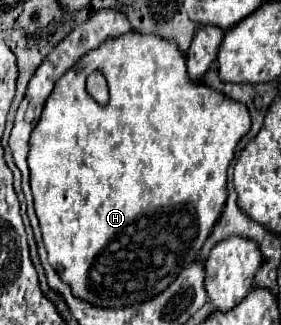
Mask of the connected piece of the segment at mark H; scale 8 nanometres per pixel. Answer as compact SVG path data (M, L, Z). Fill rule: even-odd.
M128 32L116 40L108 40L108 44L102 44L100 48L96 48L96 52L84 56L84 60L80 60L80 64L76 64L72 72L66 72L60 78L56 92L52 92L52 96L48 98L48 104L44 106L44 112L32 132L28 166L30 166L30 186L34 194L36 216L40 220L42 238L48 250L48 262L58 272L58 276L66 284L70 284L72 294L92 306L120 308L120 306L142 304L146 300L152 300L152 296L164 292L164 288L168 288L172 280L176 280L176 276L196 260L196 254L200 252L204 240L212 232L212 226L216 224L226 204L226 170L234 158L238 142L248 130L250 130L250 114L246 106L242 102L228 100L224 94L208 88L206 84L190 82L186 74L184 54L176 48L176 44L160 40L158 36ZM96 70L100 70L108 80L110 102L106 106L100 106L86 92L86 78Z

